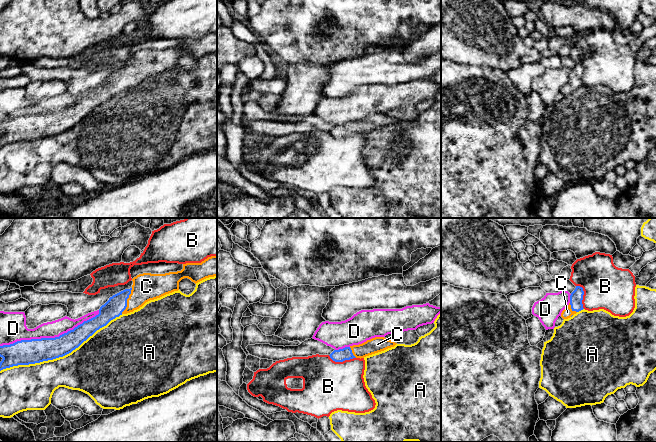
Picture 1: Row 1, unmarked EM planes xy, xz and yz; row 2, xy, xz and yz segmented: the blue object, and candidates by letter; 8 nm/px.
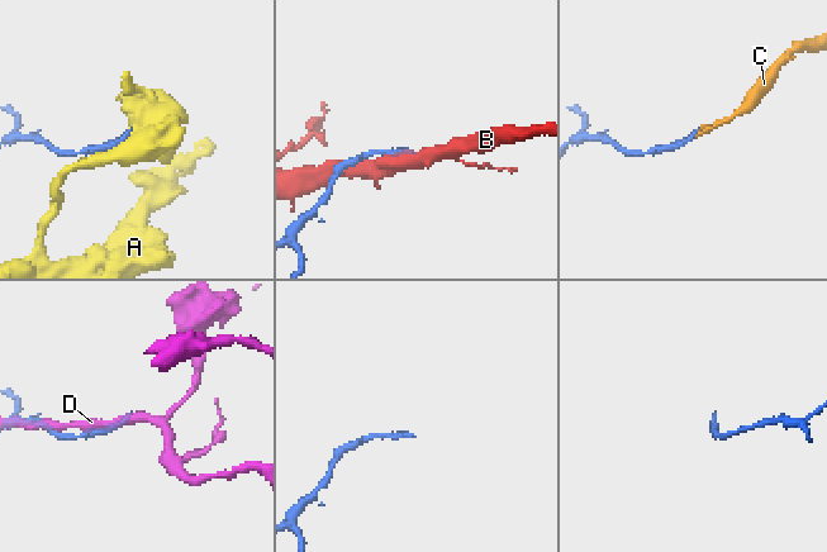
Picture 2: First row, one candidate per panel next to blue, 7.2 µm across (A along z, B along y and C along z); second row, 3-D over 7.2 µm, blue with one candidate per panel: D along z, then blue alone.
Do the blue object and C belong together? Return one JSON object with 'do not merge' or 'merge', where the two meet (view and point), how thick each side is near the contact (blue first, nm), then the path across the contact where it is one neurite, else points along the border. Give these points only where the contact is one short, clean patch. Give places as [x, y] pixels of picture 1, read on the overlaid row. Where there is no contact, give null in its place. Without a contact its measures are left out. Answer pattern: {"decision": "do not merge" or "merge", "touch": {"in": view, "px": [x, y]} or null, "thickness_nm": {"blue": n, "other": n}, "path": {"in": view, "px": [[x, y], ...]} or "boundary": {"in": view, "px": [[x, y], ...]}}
{"decision": "merge", "touch": {"in": "xy", "px": [126, 301]}, "thickness_nm": {"blue": 150, "other": 220}, "path": {"in": "xy", "px": [[113, 308], [126, 301], [134, 298], [146, 286]]}}

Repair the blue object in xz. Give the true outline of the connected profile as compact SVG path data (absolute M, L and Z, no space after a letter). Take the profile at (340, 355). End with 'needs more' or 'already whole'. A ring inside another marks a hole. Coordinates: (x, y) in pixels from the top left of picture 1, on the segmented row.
M375 337L359 345L353 345L343 349L334 350L329 356L335 362L343 362L353 358L361 359L394 347L396 344L397 343L388 340L387 338Z; needs more

